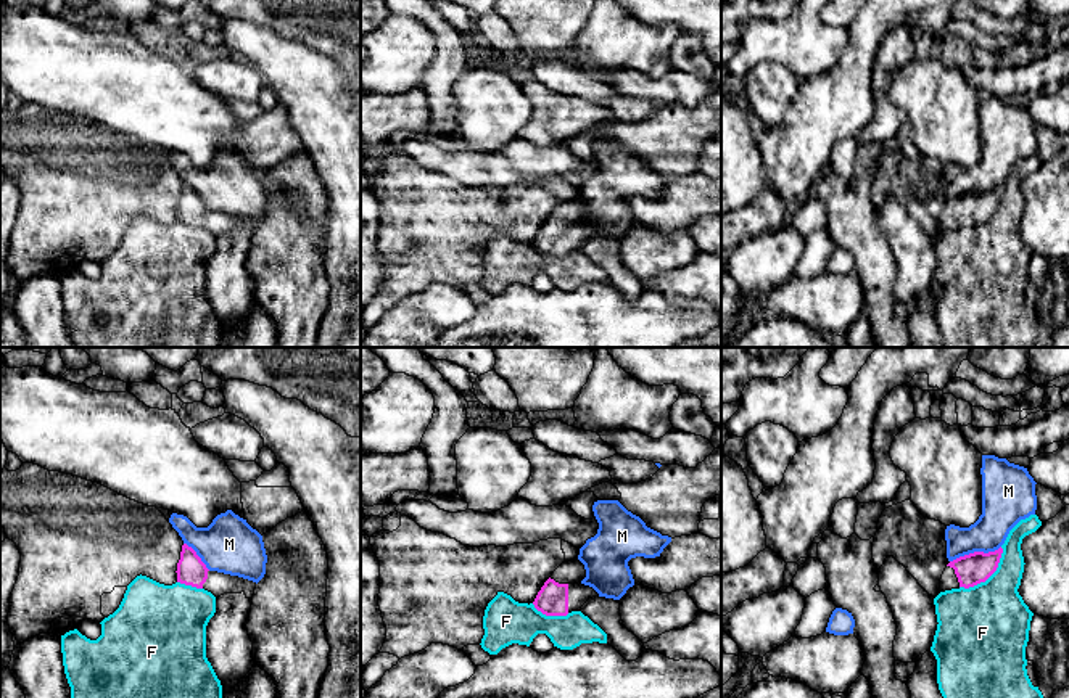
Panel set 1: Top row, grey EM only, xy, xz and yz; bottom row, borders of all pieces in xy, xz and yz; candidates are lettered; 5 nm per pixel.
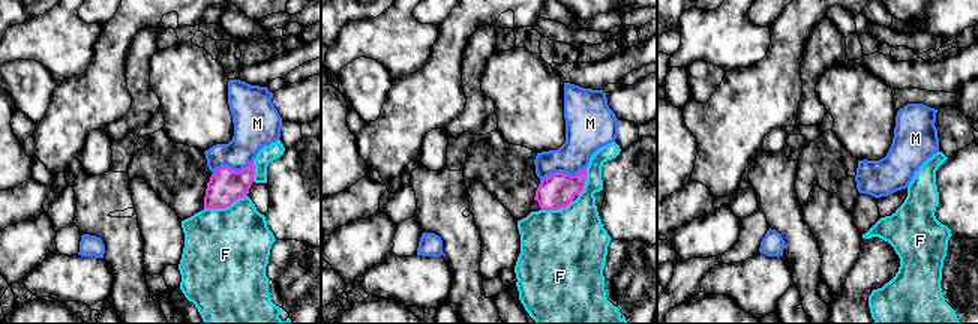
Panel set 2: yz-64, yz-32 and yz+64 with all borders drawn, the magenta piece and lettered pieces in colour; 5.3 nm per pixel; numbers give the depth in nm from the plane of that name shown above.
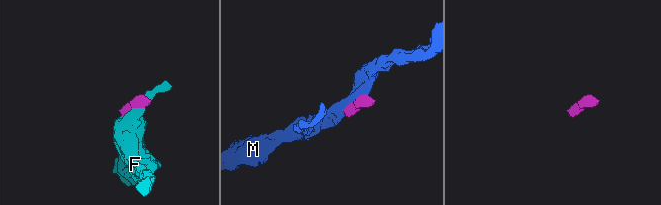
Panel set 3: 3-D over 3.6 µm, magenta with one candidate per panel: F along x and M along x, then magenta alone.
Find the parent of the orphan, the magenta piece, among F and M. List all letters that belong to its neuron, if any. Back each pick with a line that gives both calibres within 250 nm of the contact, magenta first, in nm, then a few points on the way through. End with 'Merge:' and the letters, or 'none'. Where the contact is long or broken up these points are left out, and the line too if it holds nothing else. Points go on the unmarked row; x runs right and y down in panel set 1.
Merge: none

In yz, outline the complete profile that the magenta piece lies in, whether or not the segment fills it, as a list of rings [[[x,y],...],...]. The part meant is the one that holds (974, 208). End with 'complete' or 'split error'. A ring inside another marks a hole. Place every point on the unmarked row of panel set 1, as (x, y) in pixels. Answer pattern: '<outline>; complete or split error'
[[[1000,187],[995,191],[974,191],[950,201],[940,219],[940,232],[985,222],[997,211],[1001,193]]]; split error

